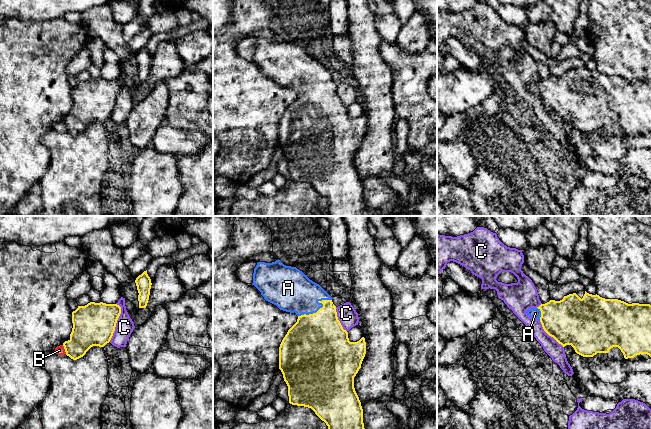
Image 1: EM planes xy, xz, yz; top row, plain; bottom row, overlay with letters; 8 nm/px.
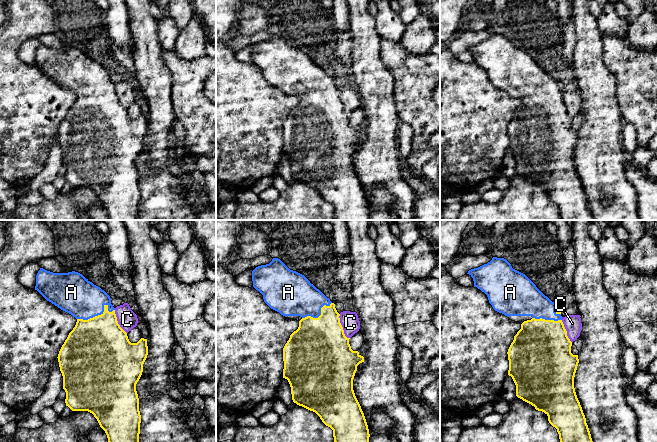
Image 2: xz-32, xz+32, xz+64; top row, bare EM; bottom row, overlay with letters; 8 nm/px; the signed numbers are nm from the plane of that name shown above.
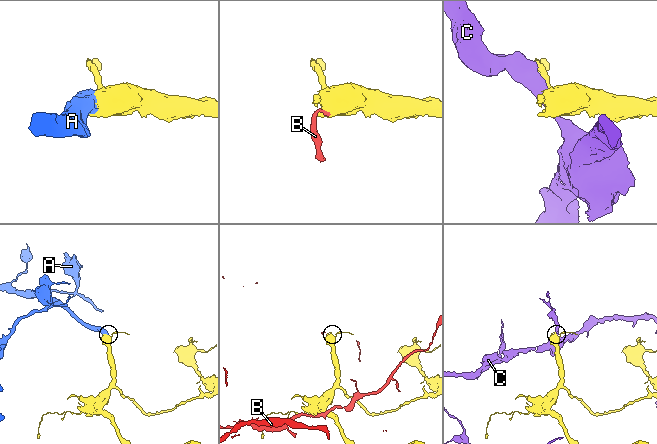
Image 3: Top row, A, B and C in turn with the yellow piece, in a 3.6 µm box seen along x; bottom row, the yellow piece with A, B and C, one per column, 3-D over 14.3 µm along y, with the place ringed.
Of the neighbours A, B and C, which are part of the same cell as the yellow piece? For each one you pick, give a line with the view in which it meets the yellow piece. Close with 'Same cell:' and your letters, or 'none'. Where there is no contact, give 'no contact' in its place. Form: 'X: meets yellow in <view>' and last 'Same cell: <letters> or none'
A: meets yellow in xz
Same cell: A

